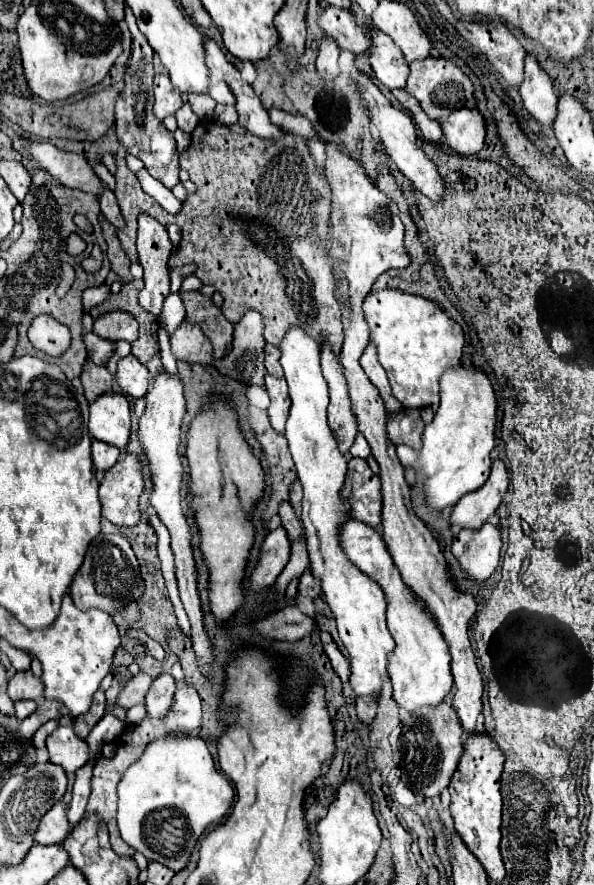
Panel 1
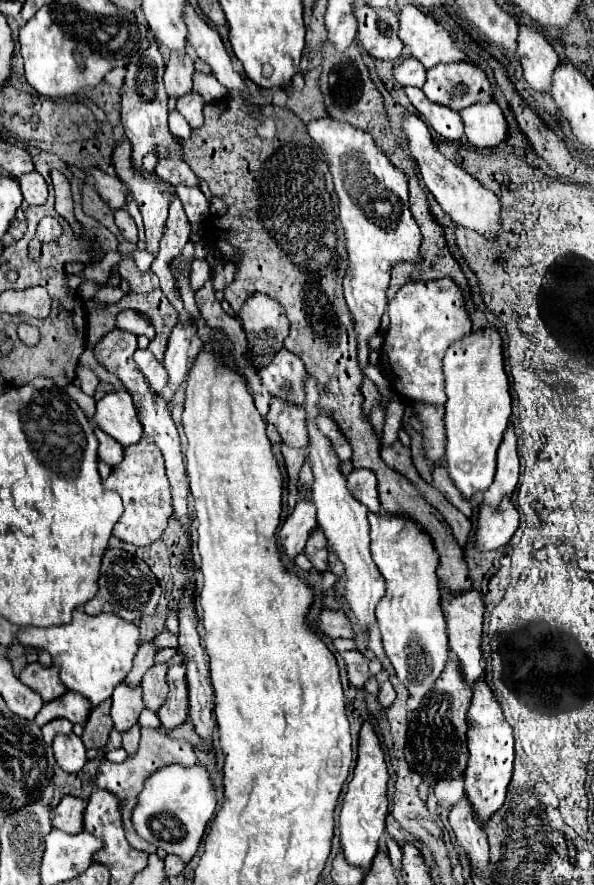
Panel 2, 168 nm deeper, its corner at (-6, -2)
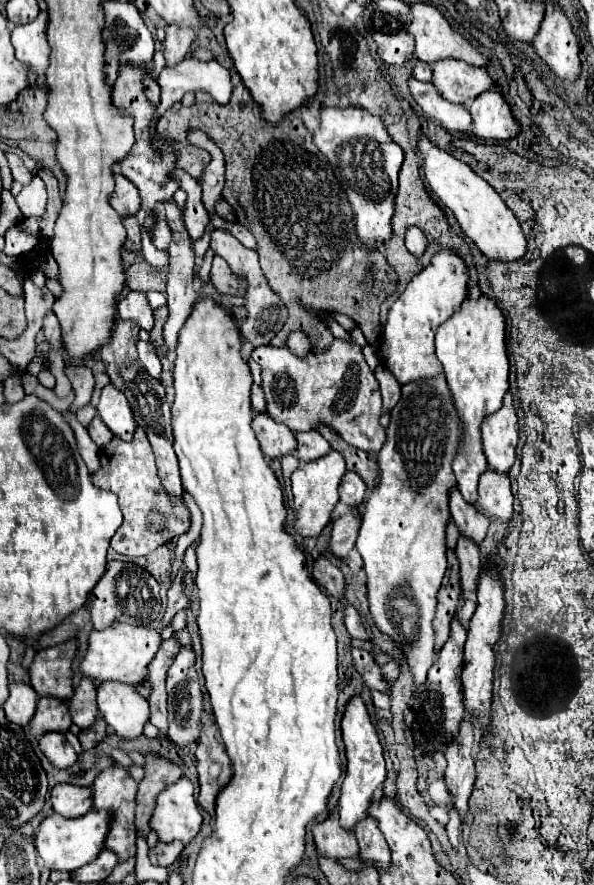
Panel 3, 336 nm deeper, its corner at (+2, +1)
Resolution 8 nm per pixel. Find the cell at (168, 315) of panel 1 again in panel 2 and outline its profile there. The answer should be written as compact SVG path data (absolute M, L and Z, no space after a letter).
M194 260L192 262L192 270L190 270L190 286L196 292L198 288L202 288L202 284L206 284L206 280L210 278L210 266L206 260Z

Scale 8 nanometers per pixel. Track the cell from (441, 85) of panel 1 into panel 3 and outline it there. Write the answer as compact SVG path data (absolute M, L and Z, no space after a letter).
M444 59L432 65L436 89L452 103L470 105L480 93L488 91L494 81L484 67L474 67L458 59Z

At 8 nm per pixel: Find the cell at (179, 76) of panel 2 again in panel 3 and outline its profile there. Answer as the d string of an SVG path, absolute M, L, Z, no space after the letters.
M166 25L166 39L164 39L164 55L168 65L180 63L192 47L196 33L192 29L178 29L178 25Z

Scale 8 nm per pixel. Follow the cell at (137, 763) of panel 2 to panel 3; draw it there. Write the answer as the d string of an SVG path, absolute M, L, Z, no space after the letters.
M146 755L144 771L146 775L138 785L138 797L136 797L136 803L138 803L136 805L136 827L140 833L148 835L150 813L154 811L154 801L158 793L166 789L166 785L172 785L172 781L178 781L178 777L182 777L182 771L174 763L152 757L152 755Z

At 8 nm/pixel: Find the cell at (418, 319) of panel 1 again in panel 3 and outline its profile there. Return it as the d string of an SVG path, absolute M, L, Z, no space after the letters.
M452 249L438 251L430 265L418 273L400 299L390 307L388 321L378 347L380 361L394 373L400 385L422 377L434 377L442 371L442 365L434 353L436 329L450 319L468 295L468 267Z

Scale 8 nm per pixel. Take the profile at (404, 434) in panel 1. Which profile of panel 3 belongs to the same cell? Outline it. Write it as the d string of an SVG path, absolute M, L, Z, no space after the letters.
M452 489L450 493L450 513L460 535L470 537L470 541L474 541L476 545L484 541L490 519L482 511L478 511L474 505L466 503L458 489Z

